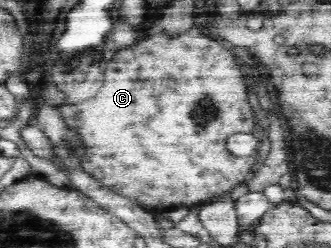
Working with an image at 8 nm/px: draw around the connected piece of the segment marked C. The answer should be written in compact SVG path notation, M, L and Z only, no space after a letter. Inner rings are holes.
M153 35L139 45L116 53L107 65L103 65L107 69L105 82L94 97L58 107L65 126L77 130L85 144L86 155L81 159L81 168L105 187L132 199L141 207L147 207L149 211L169 207L173 203L193 205L241 185L251 173L256 155L235 157L225 145L231 135L253 131L253 109L247 97L249 83L245 81L233 51L223 49L217 41L205 35Z

